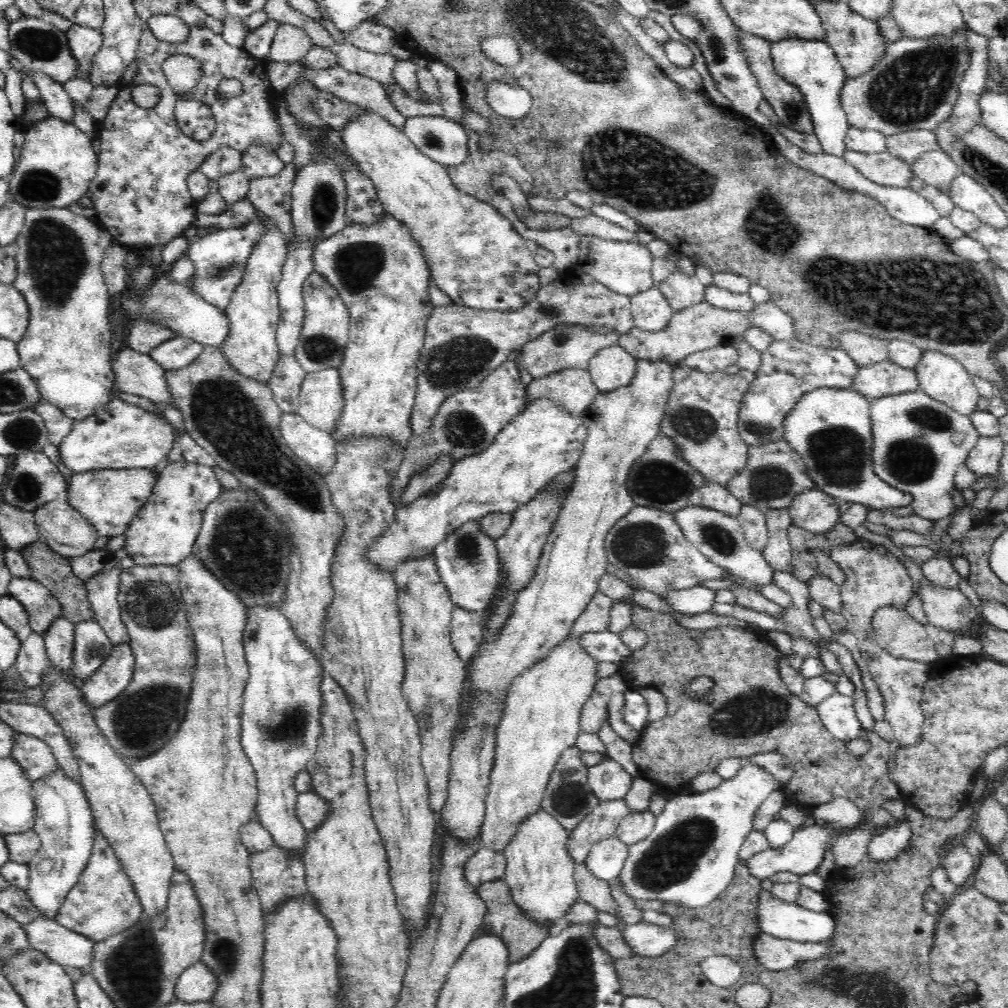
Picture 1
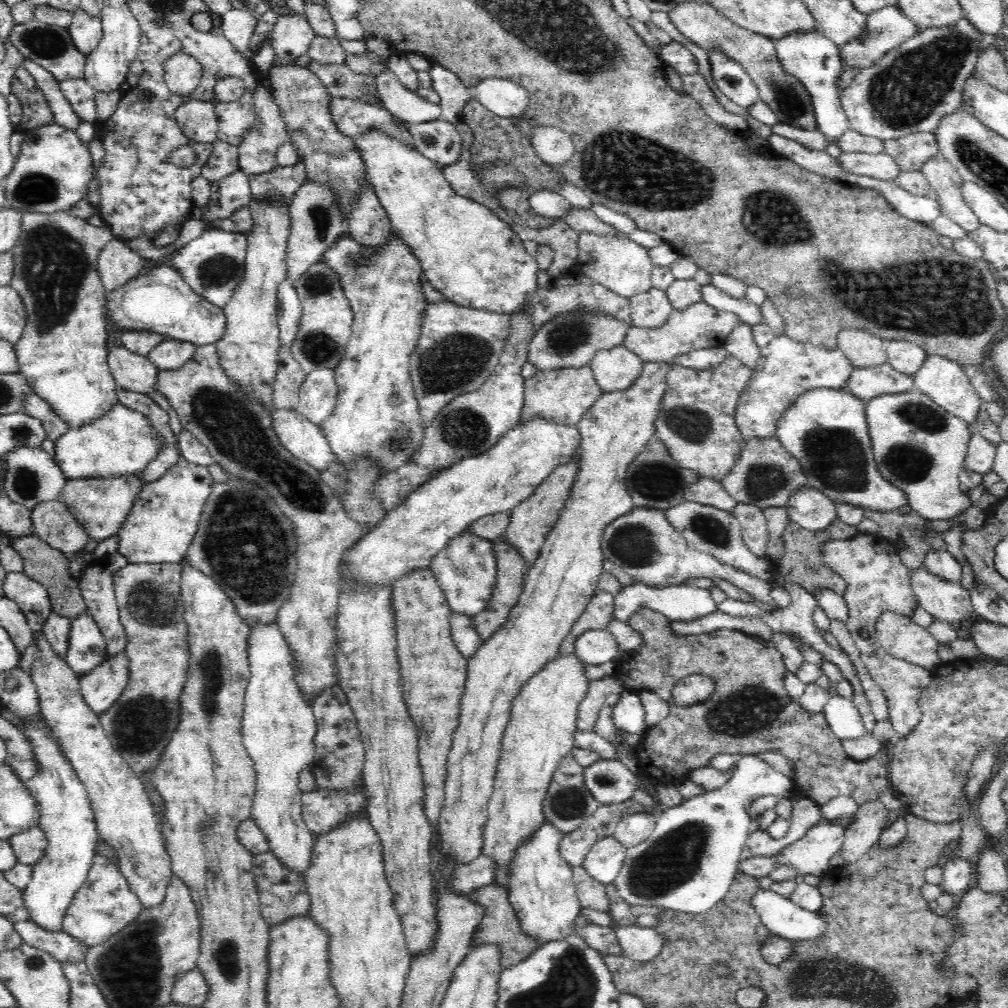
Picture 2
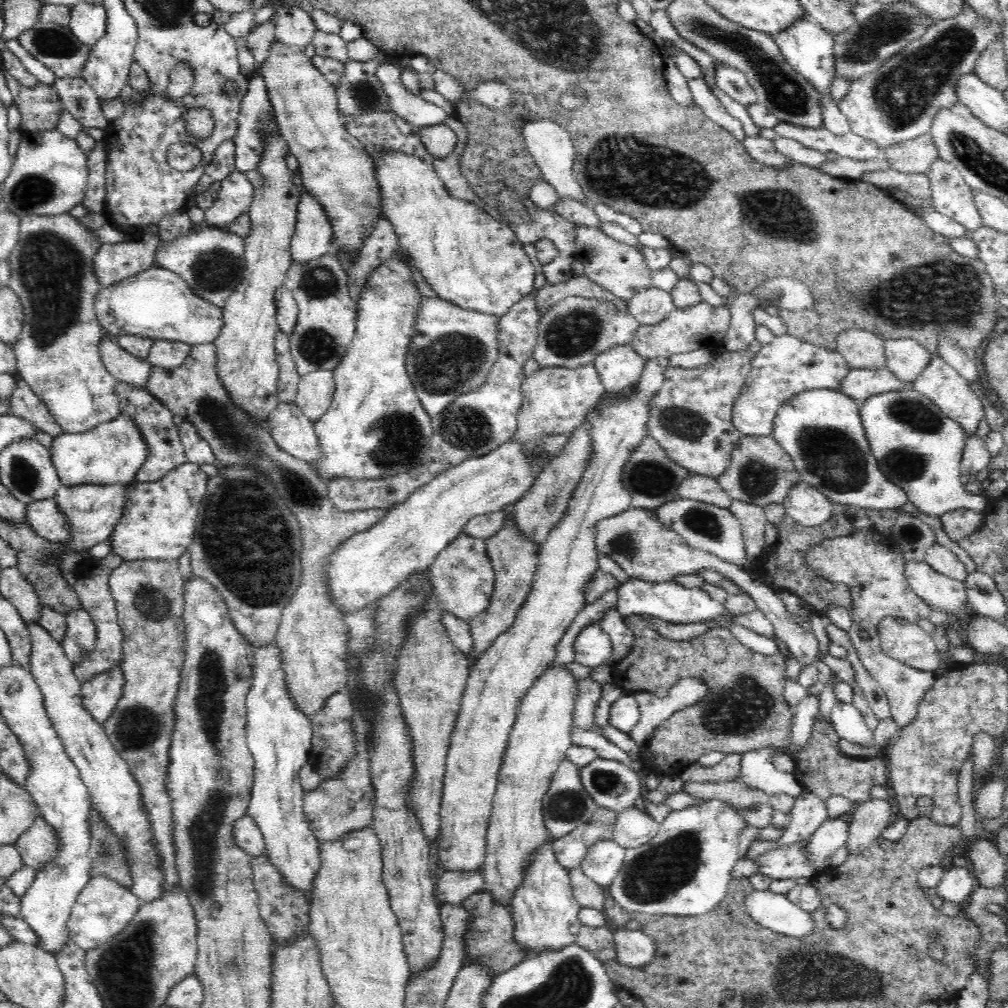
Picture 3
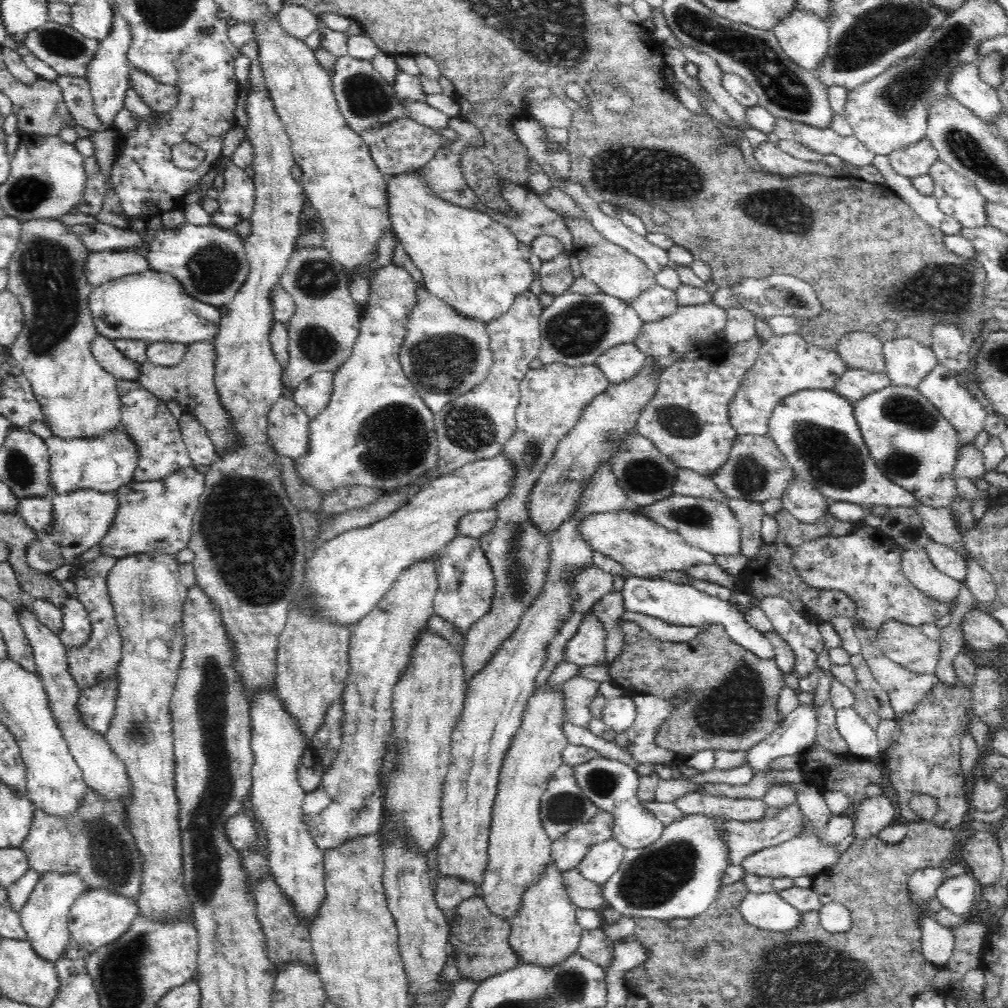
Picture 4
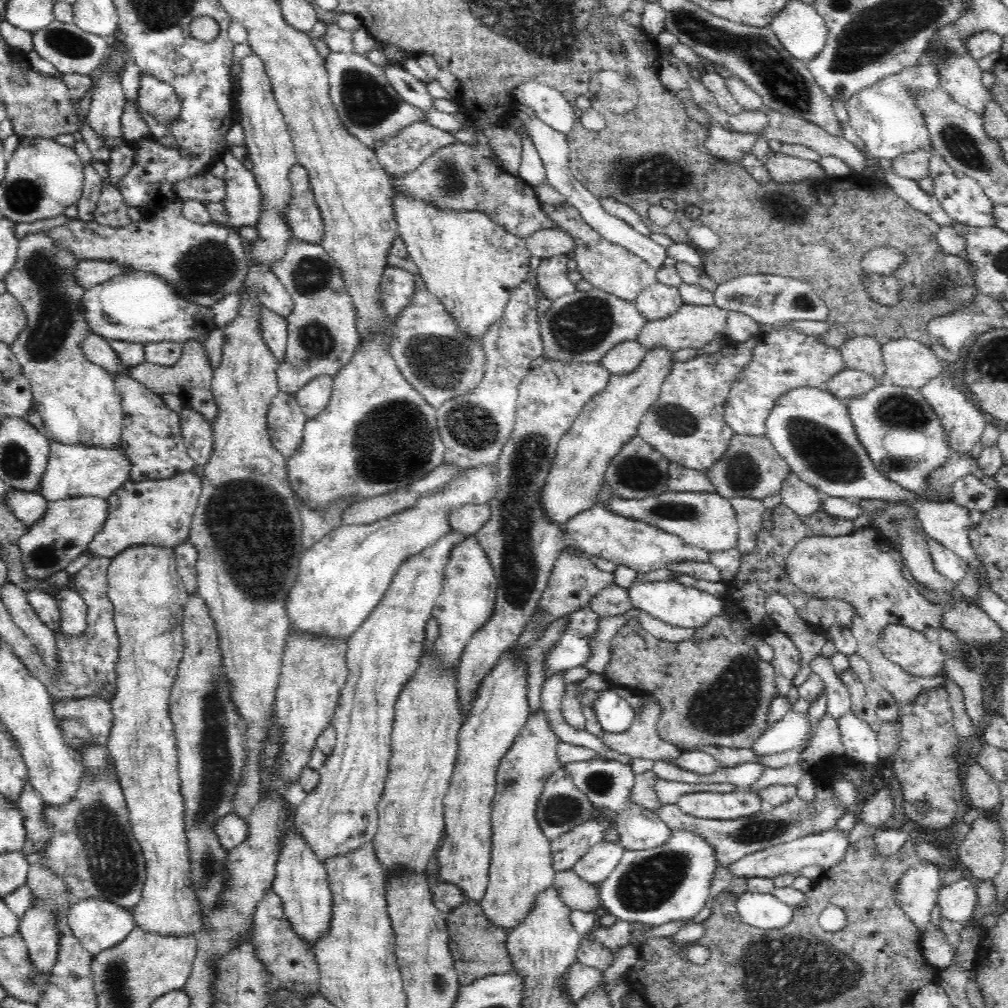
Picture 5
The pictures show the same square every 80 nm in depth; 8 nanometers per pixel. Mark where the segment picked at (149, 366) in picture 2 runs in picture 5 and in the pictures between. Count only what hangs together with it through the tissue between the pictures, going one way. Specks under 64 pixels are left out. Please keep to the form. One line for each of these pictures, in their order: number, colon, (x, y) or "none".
3: (126, 368)
4: (102, 349)
5: (97, 349)

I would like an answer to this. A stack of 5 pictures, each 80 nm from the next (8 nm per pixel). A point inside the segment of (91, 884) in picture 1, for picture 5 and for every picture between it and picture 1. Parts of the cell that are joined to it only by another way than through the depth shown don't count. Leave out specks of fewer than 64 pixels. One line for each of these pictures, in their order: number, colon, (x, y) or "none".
2: (104, 905)
3: (103, 909)
4: (97, 918)
5: (99, 925)

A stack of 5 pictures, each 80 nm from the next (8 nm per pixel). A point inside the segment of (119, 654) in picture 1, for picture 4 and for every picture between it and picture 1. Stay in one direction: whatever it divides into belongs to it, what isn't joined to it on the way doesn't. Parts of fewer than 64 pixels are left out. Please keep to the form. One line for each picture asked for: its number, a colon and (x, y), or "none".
2: (101, 687)
3: (100, 696)
4: (95, 707)

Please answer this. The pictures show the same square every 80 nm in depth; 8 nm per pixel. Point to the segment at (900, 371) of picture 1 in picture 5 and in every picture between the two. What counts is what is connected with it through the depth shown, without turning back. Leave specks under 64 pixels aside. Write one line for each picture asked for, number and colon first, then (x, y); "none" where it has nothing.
2: (866, 383)
3: (859, 384)
4: (854, 384)
5: (848, 383)

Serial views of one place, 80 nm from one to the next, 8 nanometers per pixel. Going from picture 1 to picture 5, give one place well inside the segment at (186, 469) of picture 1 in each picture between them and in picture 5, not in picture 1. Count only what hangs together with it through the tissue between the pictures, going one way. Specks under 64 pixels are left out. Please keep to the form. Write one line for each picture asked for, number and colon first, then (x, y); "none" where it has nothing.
2: (163, 520)
3: (158, 518)
4: (158, 515)
5: (161, 511)

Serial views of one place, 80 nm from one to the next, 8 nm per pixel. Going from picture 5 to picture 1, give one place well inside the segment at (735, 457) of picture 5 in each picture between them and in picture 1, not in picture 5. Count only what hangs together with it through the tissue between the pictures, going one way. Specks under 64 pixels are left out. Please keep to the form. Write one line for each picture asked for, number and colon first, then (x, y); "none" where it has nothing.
1: (772, 475)
2: (765, 474)
3: (759, 471)
4: (755, 470)

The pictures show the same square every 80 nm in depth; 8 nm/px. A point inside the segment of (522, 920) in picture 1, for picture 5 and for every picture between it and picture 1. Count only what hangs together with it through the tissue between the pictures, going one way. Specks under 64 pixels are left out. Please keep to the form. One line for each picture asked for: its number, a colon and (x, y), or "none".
2: (498, 926)
3: (488, 940)
4: (479, 945)
5: (479, 949)

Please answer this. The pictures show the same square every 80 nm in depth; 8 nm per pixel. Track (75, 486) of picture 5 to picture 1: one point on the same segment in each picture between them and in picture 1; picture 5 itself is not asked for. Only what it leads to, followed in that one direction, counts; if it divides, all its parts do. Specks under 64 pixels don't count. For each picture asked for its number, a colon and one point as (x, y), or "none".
1: (120, 436)
2: (122, 443)
3: (111, 453)
4: (104, 464)

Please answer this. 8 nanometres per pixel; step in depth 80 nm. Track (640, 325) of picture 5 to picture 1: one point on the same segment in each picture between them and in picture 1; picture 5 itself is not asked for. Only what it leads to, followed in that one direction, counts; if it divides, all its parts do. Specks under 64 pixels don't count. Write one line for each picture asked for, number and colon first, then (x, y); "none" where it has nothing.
1: (565, 346)
2: (570, 340)
3: (573, 332)
4: (577, 329)

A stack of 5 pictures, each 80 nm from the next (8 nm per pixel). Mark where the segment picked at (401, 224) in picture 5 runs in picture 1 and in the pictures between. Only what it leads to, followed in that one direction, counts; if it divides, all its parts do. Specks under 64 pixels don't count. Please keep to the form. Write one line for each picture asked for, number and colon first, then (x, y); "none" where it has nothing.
1: (475, 256)
2: (470, 254)
3: (468, 258)
4: (476, 265)

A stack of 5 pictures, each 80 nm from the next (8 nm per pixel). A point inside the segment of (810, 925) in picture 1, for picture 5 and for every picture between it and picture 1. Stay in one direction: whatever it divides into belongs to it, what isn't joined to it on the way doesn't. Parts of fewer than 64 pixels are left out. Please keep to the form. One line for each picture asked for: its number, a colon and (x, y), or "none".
2: (783, 918)
3: (775, 912)
4: (768, 911)
5: (765, 911)

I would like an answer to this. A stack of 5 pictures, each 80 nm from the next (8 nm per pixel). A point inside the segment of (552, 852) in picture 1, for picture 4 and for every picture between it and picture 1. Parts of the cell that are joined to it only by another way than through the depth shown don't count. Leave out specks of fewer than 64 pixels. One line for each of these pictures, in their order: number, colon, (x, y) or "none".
2: (543, 895)
3: (545, 916)
4: (545, 933)

